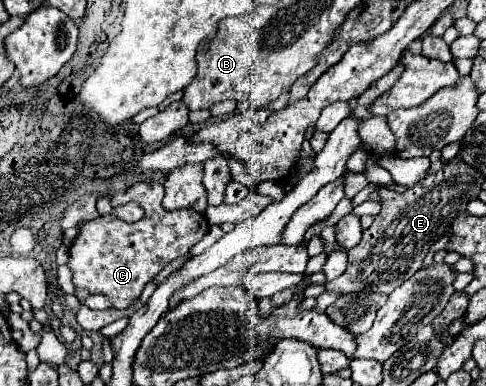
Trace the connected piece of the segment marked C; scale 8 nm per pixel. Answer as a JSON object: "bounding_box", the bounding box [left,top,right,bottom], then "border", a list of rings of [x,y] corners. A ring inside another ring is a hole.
{"bounding_box":[69,182,209,308],"border":[[[137,182],[125,192],[111,198],[111,206],[123,206],[127,202],[137,202],[143,208],[143,218],[139,222],[123,222],[113,214],[105,214],[81,228],[79,238],[69,248],[71,260],[69,268],[73,272],[73,282],[77,288],[85,288],[91,294],[105,294],[115,308],[127,308],[137,300],[147,282],[153,280],[171,260],[185,256],[207,232],[209,222],[203,214],[185,210],[165,210],[161,206],[161,184],[159,182]]]}

